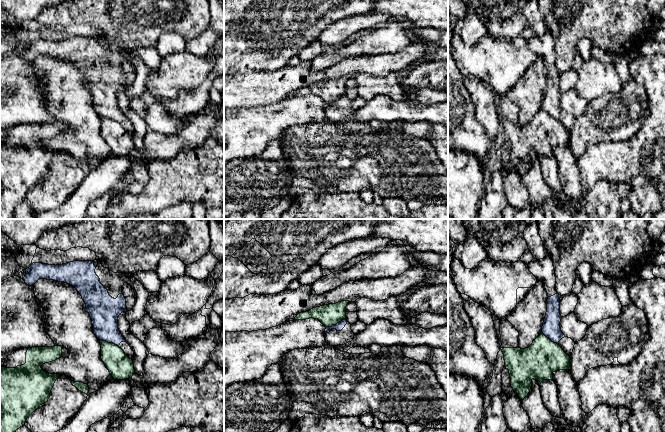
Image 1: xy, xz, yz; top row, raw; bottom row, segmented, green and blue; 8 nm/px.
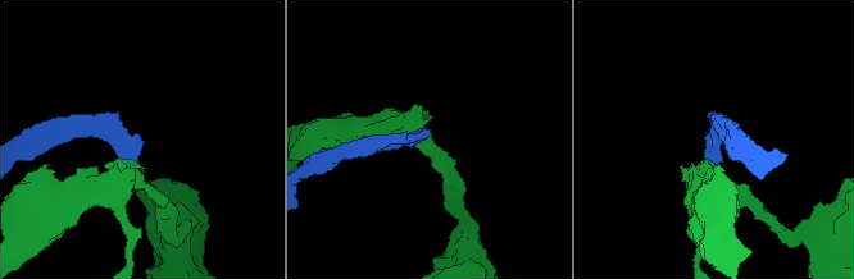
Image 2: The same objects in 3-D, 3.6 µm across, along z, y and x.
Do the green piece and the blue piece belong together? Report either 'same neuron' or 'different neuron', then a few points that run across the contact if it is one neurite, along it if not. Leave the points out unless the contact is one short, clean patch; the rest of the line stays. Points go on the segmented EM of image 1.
different neuron; line xy (100, 339), (112, 342), (118, 346)

